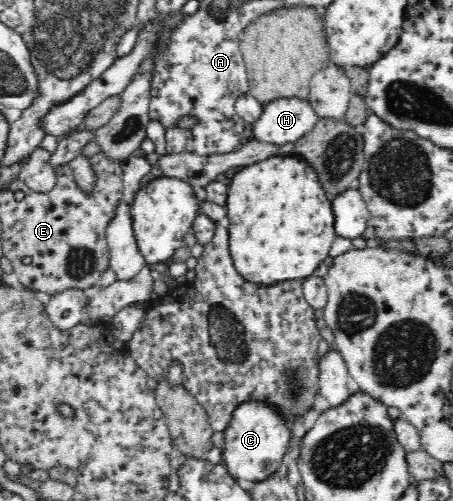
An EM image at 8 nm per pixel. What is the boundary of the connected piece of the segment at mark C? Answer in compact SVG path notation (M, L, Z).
M245 403L241 405L233 417L233 422L225 431L225 444L222 450L222 461L226 464L228 475L233 479L262 482L277 474L288 452L288 442L292 432L286 421L282 421L276 410L264 403Z

